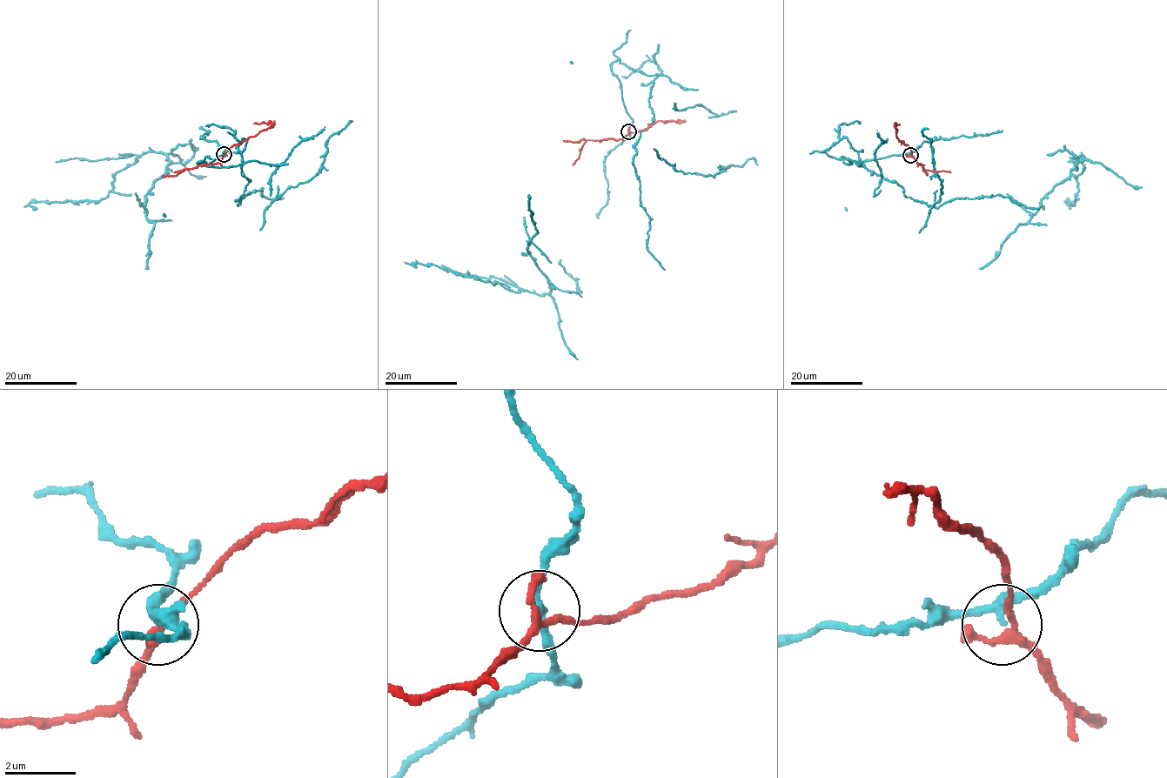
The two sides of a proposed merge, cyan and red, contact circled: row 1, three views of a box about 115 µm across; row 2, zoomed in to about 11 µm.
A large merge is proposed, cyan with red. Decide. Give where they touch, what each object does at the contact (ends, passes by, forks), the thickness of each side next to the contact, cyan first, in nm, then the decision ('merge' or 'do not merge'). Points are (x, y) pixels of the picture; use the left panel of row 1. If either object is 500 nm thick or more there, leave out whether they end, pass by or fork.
at (224, 154); cyan passes by; red forks there; 220 nm thick on the cyan side, 180 nm on the other; do not merge

